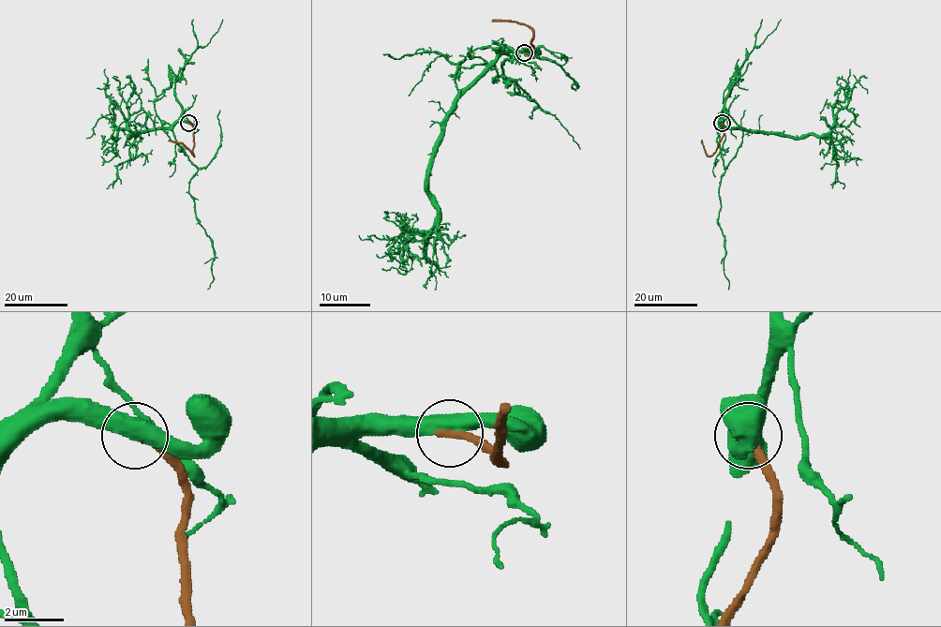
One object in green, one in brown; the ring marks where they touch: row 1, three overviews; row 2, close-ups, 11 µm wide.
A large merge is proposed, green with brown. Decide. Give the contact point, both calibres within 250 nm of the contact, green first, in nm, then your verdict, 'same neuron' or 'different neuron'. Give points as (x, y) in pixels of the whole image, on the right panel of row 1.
(722, 123) | 500/320 nm | same neuron

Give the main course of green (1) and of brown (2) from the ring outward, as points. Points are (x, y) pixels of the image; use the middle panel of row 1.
1: (525, 52), (505, 52), (456, 100), (428, 174), (435, 224), (425, 234), (410, 233), (389, 261)
2: (525, 52), (532, 56), (530, 28), (513, 21), (491, 21)

